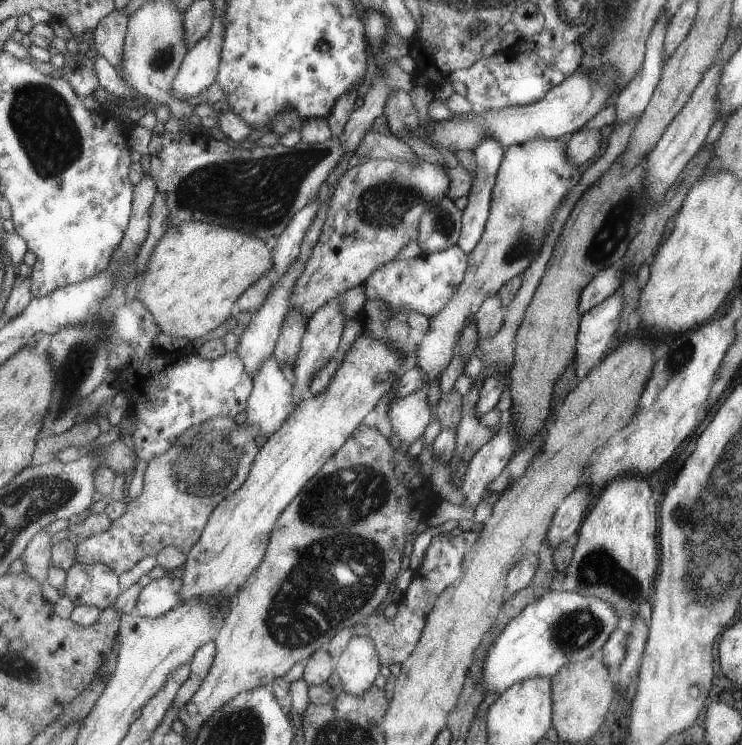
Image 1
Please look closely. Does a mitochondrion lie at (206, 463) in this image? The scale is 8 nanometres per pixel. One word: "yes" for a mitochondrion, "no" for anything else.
yes

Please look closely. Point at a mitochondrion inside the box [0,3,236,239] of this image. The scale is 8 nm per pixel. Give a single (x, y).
(48, 133)

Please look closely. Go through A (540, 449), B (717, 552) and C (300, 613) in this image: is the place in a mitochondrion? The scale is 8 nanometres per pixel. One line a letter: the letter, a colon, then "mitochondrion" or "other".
A: other
B: mitochondrion
C: mitochondrion

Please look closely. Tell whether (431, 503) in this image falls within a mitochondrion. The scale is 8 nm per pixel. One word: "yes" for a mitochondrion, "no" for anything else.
no

